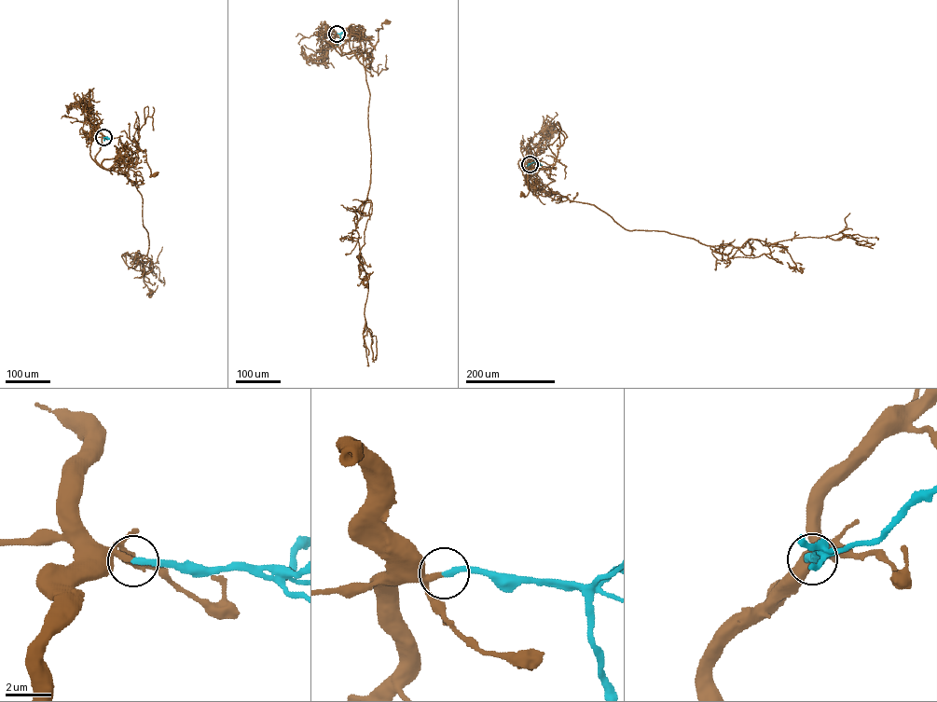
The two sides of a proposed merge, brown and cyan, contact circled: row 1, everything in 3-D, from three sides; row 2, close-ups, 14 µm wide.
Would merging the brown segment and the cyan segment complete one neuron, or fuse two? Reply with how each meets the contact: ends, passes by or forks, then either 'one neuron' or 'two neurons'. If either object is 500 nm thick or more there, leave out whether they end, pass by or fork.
brown passes by | cyan ends | one neuron

